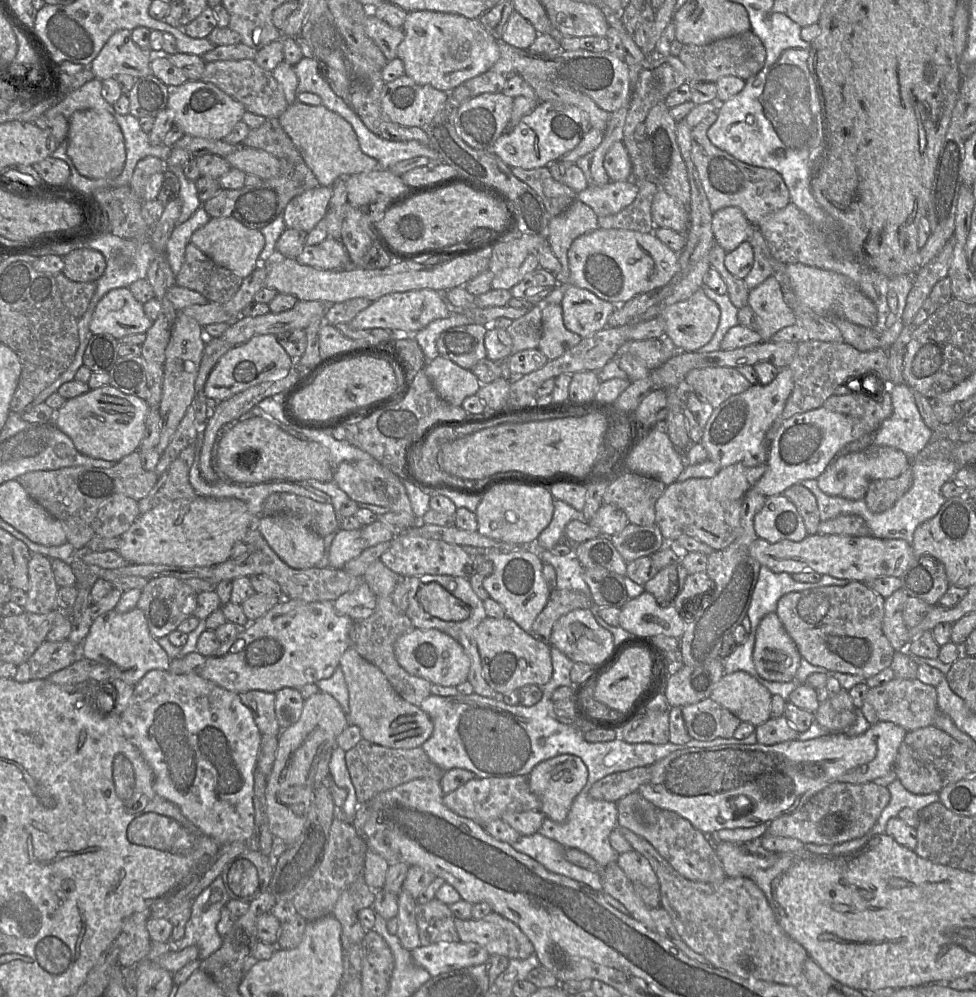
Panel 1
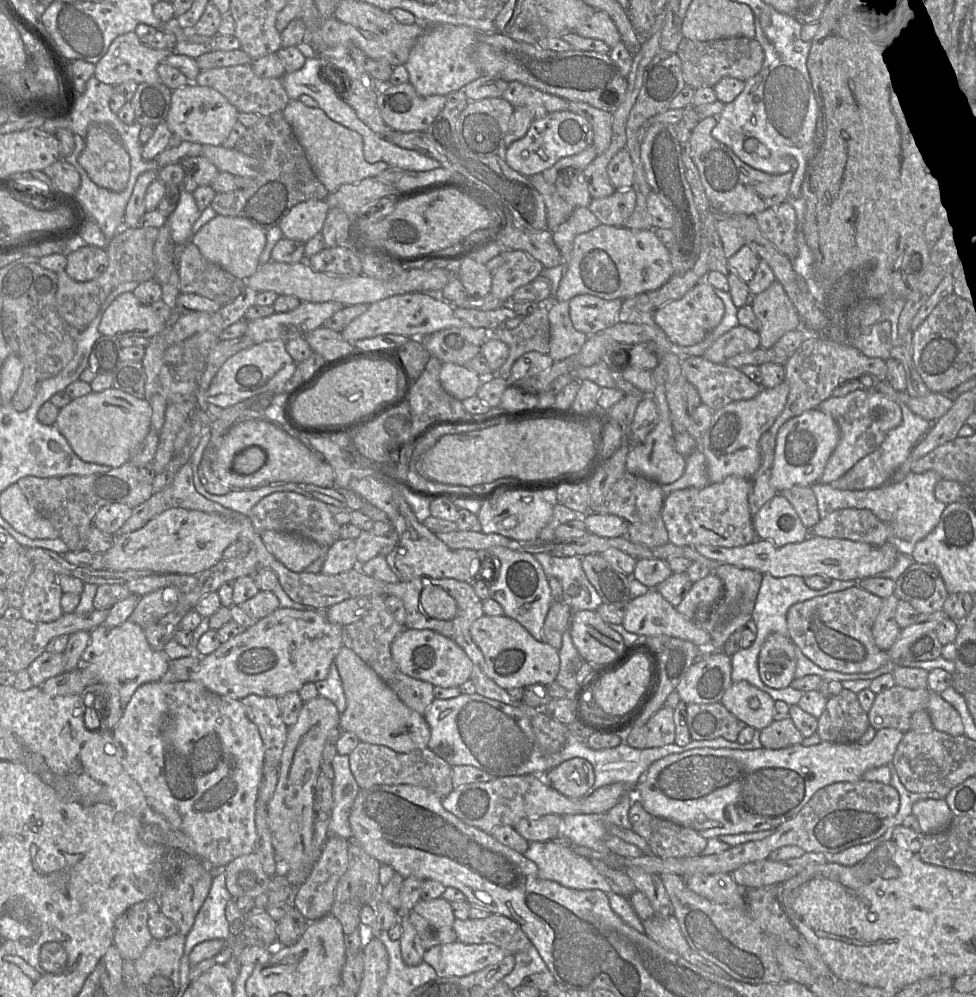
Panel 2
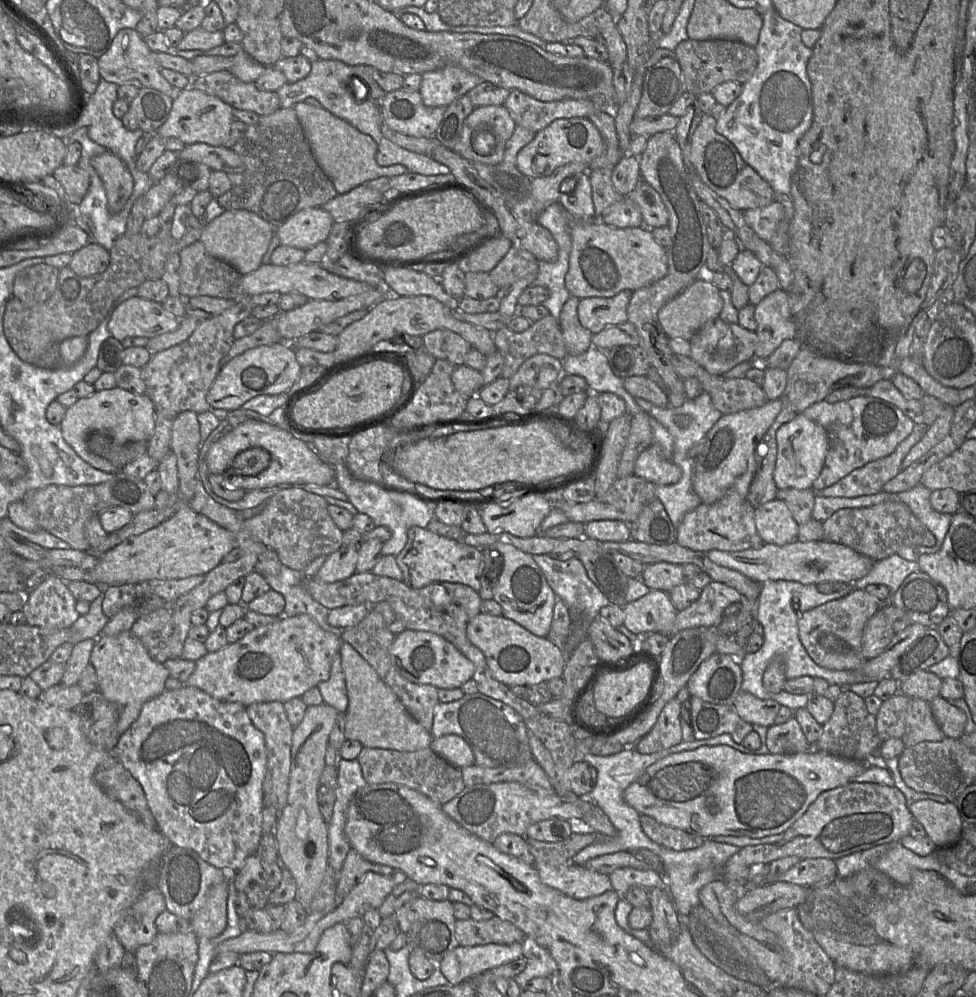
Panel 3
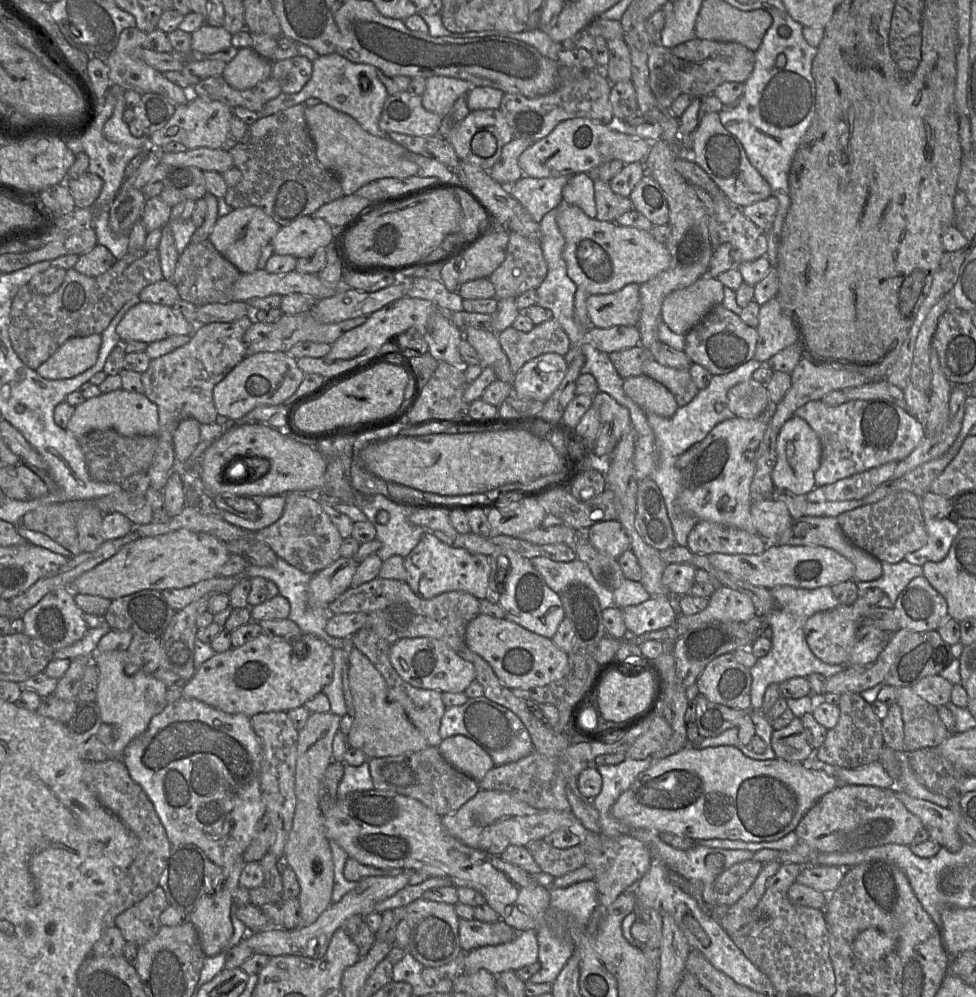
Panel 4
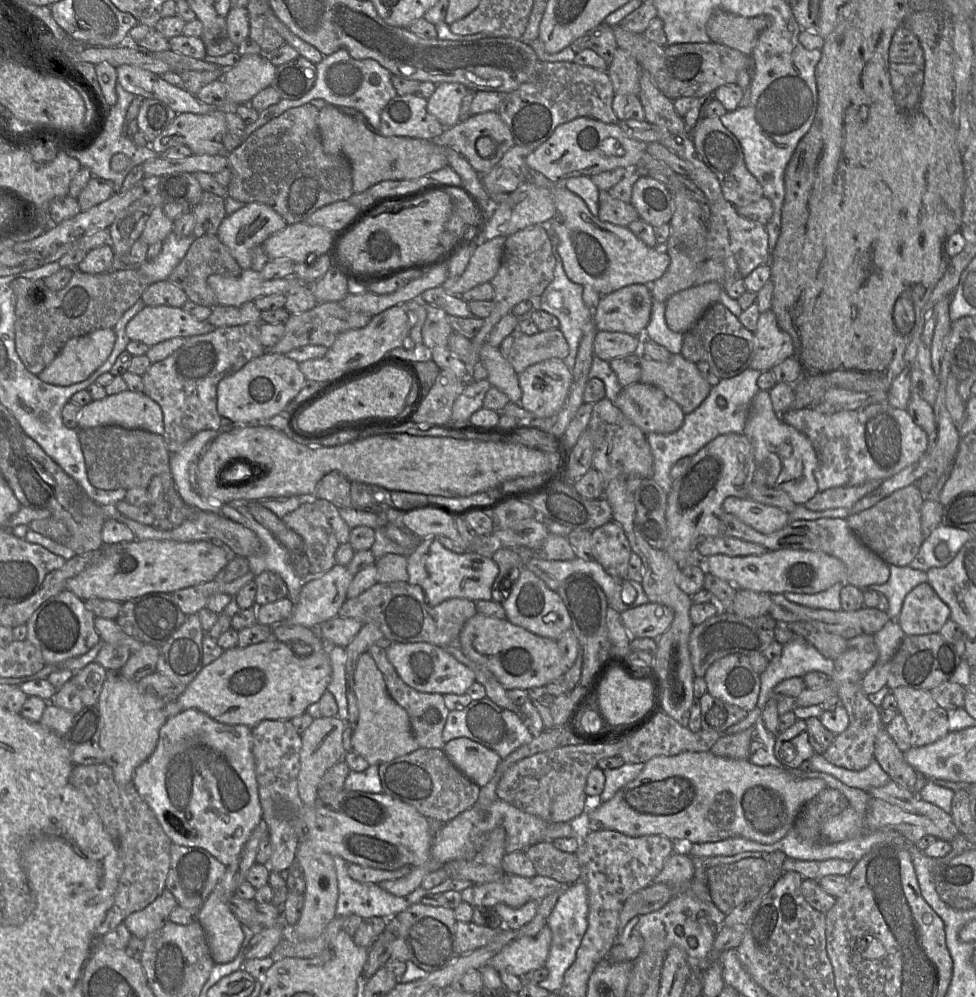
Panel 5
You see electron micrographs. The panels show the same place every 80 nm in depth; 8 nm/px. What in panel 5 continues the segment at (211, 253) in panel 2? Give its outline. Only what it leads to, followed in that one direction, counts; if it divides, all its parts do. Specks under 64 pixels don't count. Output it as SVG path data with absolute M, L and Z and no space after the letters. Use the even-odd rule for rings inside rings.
M249 203L223 219L217 237L228 247L241 269L247 270L252 267L253 249L286 226L284 219L270 206Z

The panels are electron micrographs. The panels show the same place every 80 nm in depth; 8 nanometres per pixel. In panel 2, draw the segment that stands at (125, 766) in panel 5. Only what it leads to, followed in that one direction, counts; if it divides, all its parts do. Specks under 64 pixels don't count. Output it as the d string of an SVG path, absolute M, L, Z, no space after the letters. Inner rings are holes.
M130 619L113 628L100 625L93 629L90 635L90 642L82 656L82 665L95 667L100 683L116 687L124 709L141 685L161 681L170 668L171 660L166 652L153 650L141 627Z

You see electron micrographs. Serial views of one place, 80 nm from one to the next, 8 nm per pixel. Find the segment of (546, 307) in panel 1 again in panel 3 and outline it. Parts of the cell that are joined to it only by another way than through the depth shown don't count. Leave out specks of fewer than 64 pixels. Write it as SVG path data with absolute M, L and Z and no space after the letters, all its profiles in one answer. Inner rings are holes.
M575 296L565 302L559 318L559 326L563 335L568 355L581 355L592 346L592 333L583 327L578 318L580 299Z

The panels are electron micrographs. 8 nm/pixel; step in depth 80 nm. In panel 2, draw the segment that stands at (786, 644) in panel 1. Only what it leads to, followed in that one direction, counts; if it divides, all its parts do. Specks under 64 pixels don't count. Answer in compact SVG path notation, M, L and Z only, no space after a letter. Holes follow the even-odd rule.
M773 633L764 641L759 655L759 675L763 683L774 689L790 686L795 679L796 645L789 636Z

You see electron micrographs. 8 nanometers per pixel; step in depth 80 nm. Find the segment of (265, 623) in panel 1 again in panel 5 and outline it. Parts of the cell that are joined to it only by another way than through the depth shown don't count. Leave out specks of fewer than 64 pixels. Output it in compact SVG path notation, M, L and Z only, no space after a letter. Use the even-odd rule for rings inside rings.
M270 638L245 648L236 646L225 650L218 659L201 669L177 701L181 706L181 711L196 709L217 722L245 725L252 729L263 720L291 720L305 713L310 705L321 698L331 679L332 667L327 648L313 651L307 657L300 657L288 644Z

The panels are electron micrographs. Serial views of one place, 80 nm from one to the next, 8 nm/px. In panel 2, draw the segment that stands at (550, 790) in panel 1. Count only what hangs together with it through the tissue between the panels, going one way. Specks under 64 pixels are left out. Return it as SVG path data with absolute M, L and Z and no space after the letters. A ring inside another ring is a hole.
M574 757L549 770L543 778L564 796L580 798L586 796L587 791L594 784L595 774L590 762Z

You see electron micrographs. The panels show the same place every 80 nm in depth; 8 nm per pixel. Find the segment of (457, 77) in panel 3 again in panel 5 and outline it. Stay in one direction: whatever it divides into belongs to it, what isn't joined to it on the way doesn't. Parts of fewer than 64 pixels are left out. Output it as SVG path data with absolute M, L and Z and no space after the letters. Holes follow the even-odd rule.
M439 83L427 100L427 111L445 128L451 128L460 122L461 103L467 91L460 83Z

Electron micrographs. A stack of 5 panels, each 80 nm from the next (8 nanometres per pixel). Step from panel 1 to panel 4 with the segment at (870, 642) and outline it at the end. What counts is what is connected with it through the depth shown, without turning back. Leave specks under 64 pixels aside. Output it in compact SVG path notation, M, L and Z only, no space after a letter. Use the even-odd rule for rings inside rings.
M863 594L851 605L838 604L835 608L820 611L809 617L803 626L807 644L821 661L832 665L847 665L860 619L871 608Z

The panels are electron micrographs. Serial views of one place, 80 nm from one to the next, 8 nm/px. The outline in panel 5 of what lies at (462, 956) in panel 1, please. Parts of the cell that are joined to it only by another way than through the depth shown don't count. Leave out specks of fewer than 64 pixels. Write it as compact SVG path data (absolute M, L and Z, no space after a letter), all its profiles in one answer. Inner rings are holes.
M545 925L535 936L522 937L506 946L487 965L498 972L506 970L524 977L530 971L545 967L551 939L551 930Z

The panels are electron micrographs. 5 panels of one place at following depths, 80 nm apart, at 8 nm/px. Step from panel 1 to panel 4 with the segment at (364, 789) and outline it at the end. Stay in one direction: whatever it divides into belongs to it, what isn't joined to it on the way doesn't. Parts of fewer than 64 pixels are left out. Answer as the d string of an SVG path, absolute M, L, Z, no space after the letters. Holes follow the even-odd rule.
M437 747L367 762L374 788L415 798L441 817L457 811L480 790L478 782L446 761Z

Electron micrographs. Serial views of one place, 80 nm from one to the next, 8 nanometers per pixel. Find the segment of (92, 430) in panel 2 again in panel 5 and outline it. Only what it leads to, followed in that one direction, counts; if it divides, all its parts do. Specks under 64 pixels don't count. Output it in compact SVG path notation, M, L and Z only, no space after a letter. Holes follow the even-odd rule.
M125 390L108 395L101 400L93 400L83 406L78 415L78 429L117 425L127 429L141 429L155 434L164 434L163 412L159 404L144 392Z

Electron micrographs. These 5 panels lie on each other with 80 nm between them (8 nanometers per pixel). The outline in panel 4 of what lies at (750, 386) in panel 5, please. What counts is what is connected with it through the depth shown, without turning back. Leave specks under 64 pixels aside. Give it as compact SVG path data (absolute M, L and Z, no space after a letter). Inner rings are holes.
M753 358L728 374L713 375L709 385L700 390L687 405L679 407L672 417L665 418L646 413L657 450L657 461L649 478L657 484L664 498L675 535L675 544L686 546L688 535L698 521L695 516L679 511L677 499L681 491L682 470L676 466L677 458L691 446L702 441L717 424L736 417L727 407L727 393L733 386L750 380L753 372L762 365L764 364Z

